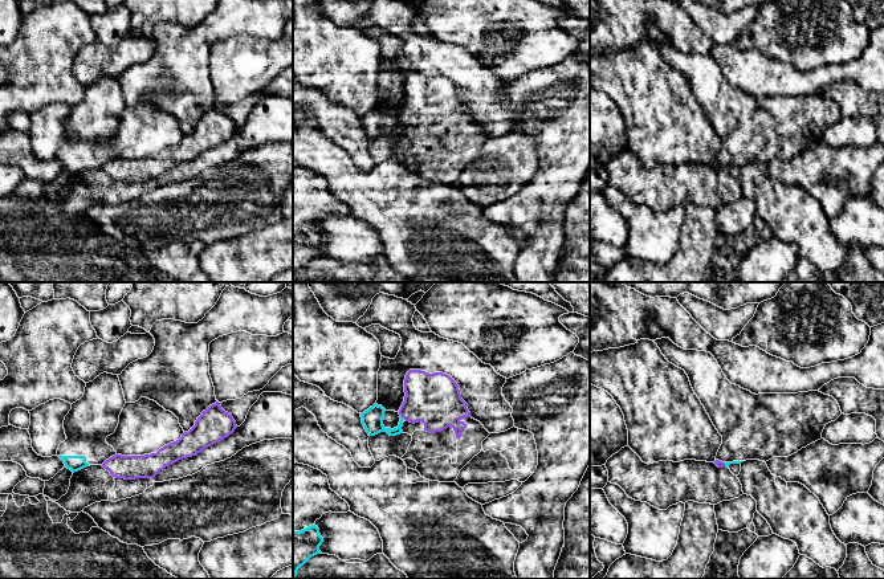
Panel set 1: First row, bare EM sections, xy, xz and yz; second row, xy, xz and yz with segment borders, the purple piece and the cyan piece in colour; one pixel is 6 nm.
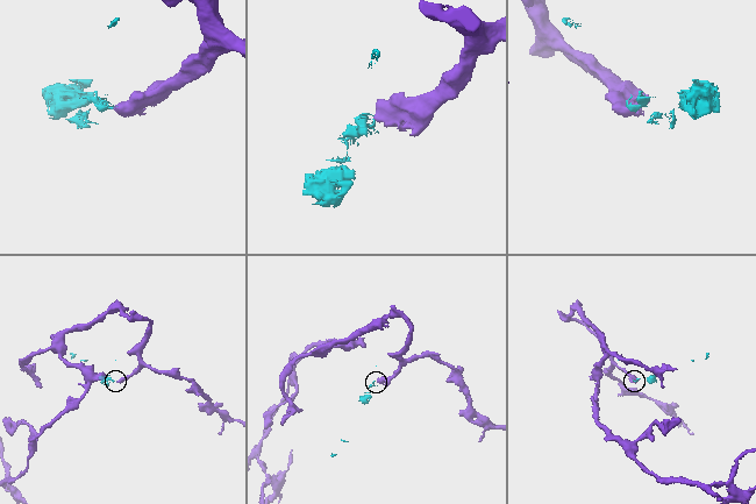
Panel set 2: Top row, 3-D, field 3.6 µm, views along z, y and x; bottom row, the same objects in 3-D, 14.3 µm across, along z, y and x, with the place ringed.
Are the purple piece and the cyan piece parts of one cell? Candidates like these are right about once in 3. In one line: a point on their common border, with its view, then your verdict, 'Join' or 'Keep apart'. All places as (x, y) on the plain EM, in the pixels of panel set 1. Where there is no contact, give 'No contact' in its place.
Touches purple at xz (402, 119). Keep apart

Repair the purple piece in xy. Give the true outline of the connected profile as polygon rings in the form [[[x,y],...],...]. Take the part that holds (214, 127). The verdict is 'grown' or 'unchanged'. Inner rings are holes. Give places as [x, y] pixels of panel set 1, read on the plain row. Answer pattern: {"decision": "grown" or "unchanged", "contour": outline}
{"decision": "unchanged", "contour": [[[220,106],[209,109],[195,125],[195,129],[174,146],[160,151],[156,156],[144,159],[115,158],[102,170],[115,182],[135,183],[154,182],[166,170],[196,159],[205,151],[221,144],[237,131],[232,118]]]}

